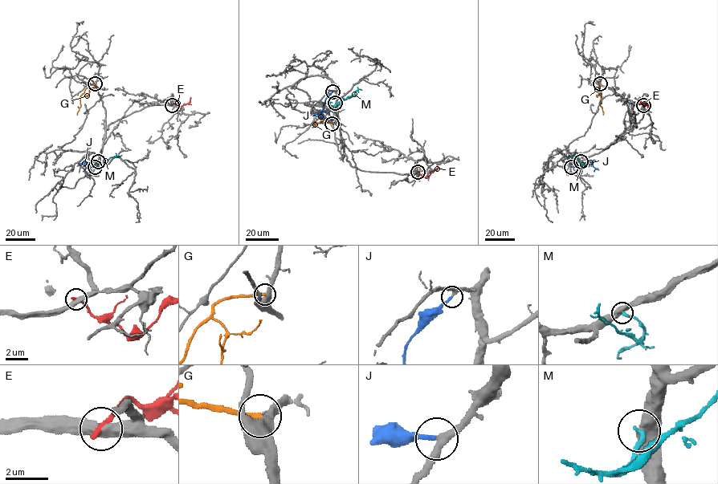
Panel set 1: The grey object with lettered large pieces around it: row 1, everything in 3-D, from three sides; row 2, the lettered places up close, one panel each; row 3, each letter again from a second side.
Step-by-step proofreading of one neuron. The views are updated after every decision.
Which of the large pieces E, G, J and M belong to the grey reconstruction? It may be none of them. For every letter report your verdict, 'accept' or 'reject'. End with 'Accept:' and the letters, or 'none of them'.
E: reject
G: reject
J: accept
M: reject
Accept: J

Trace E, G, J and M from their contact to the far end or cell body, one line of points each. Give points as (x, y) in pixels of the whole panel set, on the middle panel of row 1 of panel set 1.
E: (418, 172), (426, 178), (438, 167)
G: (332, 124), (320, 121), (312, 127)
J: (332, 91), (325, 99), (320, 113), (328, 122)
M: (335, 103), (333, 105), (356, 90), (361, 90)

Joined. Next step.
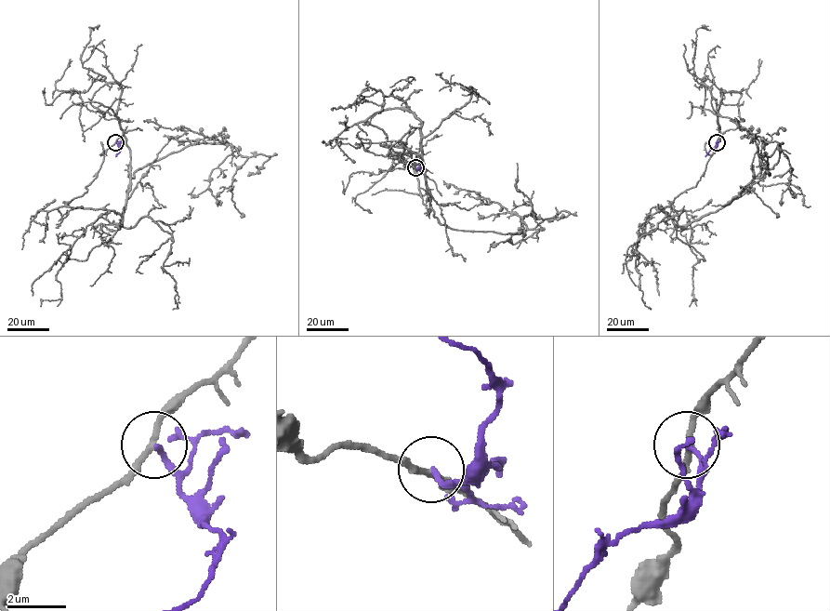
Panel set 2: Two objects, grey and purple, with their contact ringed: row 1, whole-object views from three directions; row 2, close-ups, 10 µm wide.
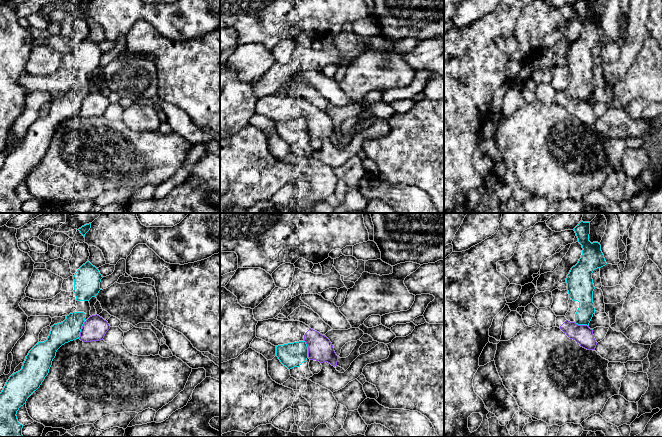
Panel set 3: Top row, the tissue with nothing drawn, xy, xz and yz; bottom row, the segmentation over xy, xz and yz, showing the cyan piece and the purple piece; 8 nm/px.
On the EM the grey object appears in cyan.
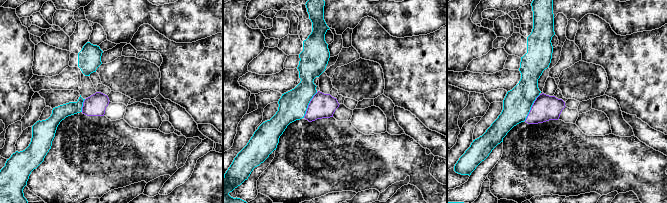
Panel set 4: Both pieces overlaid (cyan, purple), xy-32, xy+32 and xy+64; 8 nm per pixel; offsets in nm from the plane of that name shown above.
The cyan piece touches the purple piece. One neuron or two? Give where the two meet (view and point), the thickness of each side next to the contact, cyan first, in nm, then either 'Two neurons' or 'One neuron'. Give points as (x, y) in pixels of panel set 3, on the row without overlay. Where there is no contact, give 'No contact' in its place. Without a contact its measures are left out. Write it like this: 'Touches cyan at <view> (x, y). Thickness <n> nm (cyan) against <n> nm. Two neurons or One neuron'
Touches cyan at xy (80, 106). Thickness 170 nm (cyan) against 190 nm. Two neurons

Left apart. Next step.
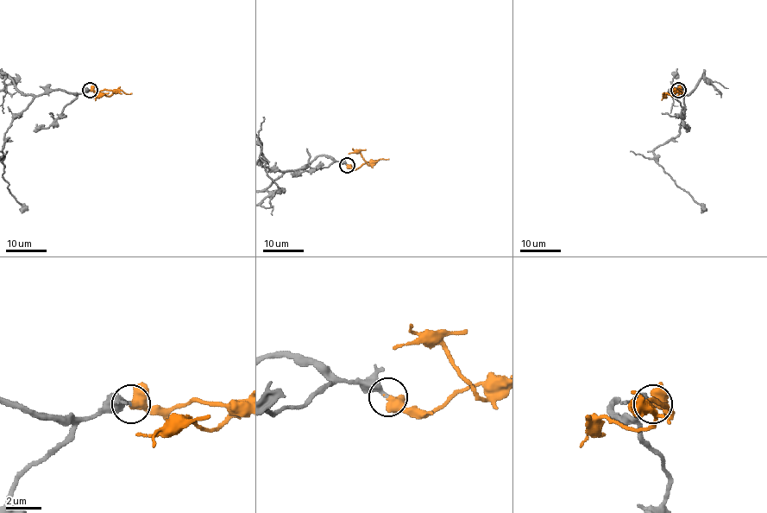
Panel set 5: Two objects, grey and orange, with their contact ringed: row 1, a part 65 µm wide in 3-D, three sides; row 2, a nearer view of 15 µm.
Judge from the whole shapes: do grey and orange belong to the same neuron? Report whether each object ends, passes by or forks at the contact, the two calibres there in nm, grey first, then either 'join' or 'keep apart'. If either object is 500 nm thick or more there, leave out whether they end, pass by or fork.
grey ends there; orange passes by; 320 nm thick on the grey side, 440 nm on the other; join

